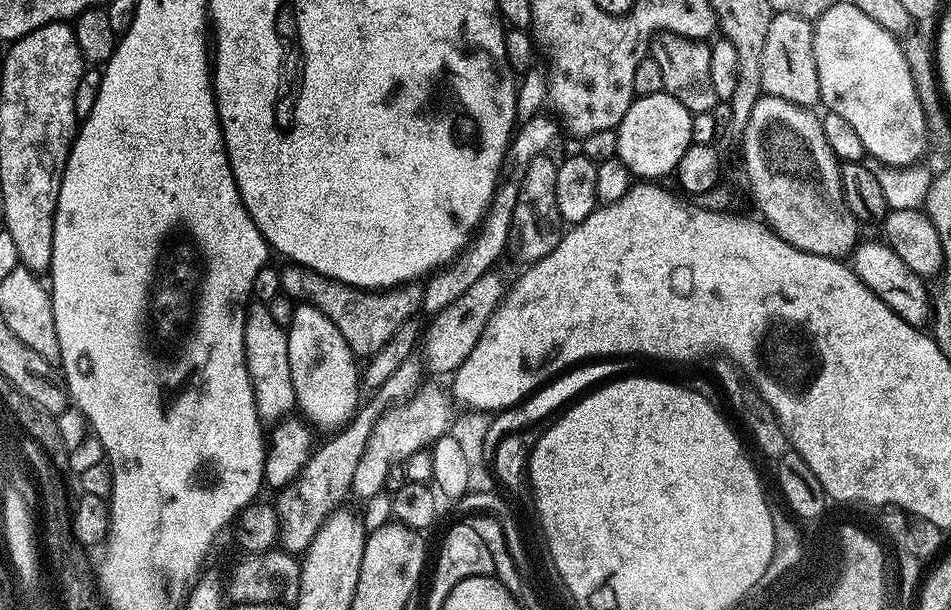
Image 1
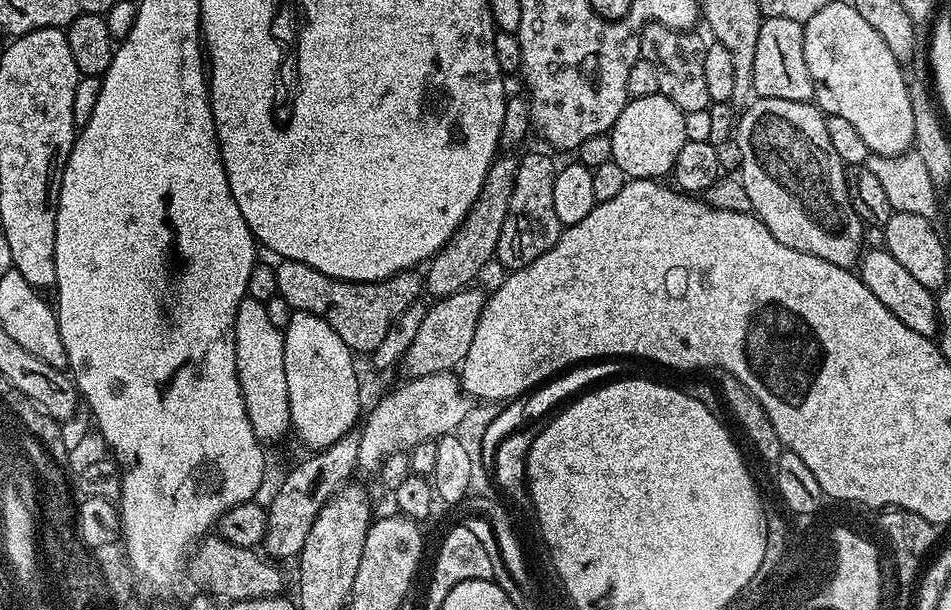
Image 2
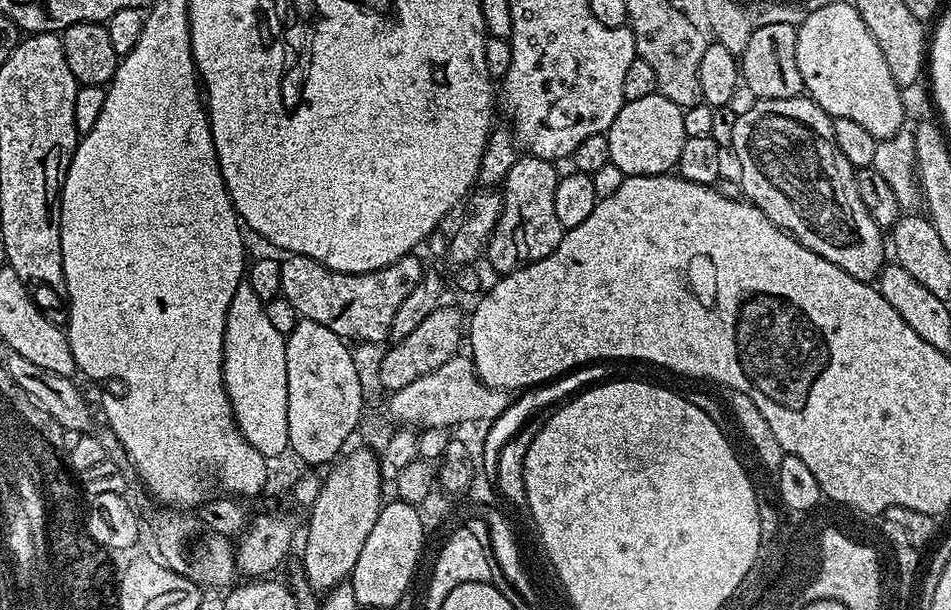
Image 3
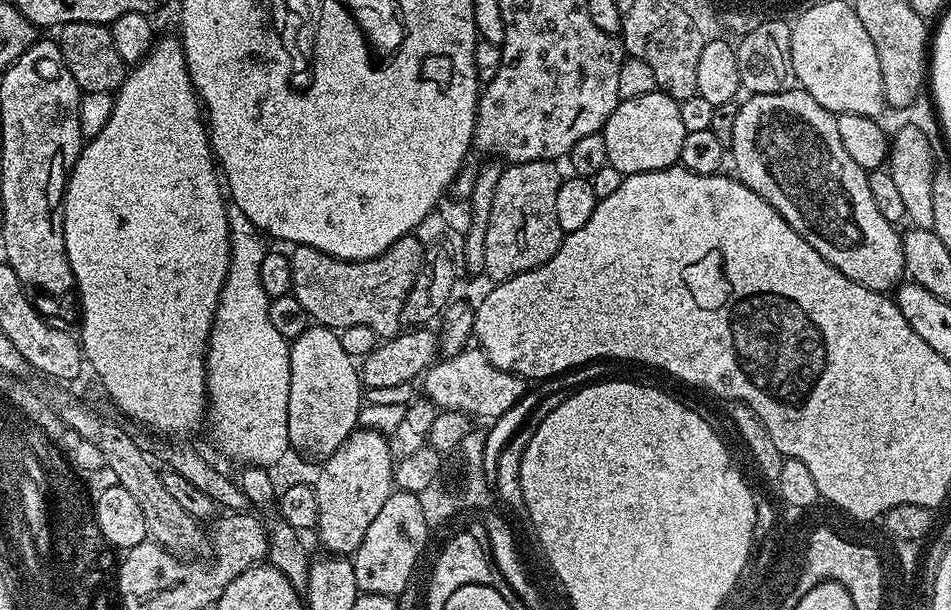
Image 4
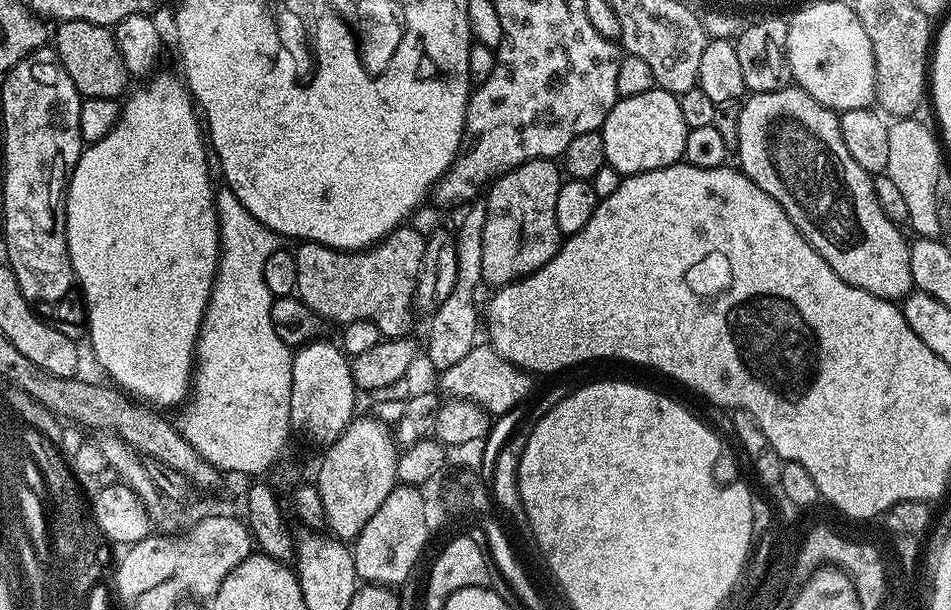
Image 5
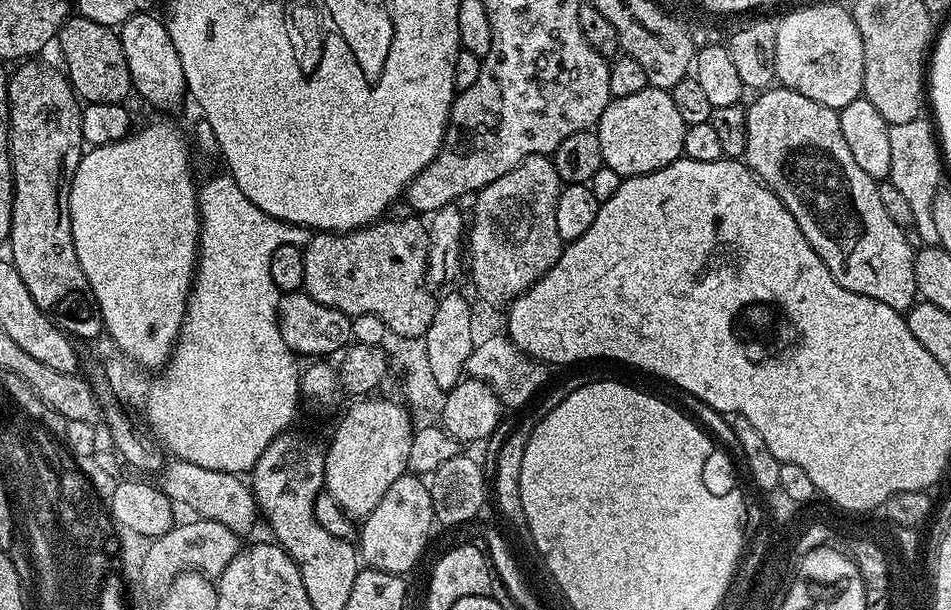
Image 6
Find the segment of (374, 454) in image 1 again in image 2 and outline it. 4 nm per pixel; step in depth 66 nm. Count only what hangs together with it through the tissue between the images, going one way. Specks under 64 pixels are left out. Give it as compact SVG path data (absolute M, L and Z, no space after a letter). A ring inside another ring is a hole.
M439 372L433 376L417 376L407 381L401 388L388 393L377 402L372 413L363 421L358 435L358 468L362 473L376 474L384 459L392 452L411 450L423 440L436 440L453 433L470 407L470 397L452 372Z

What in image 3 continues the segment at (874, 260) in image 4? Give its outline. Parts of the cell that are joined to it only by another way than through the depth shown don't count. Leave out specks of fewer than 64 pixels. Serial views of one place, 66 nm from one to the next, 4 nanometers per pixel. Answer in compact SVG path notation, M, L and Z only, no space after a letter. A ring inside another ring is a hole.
M804 94L795 96L794 98L756 100L752 102L752 105L745 112L741 111L736 117L731 151L733 153L736 152L736 164L740 167L740 184L744 187L745 192L743 192L743 195L758 210L762 210L762 214L766 214L766 218L770 218L770 222L774 222L780 228L783 228L784 231L792 235L802 246L814 250L814 254L826 258L826 262L834 262L834 266L846 270L846 274L850 274L854 278L865 282L872 282L879 277L880 269L886 263L886 257L884 257L884 252L886 256L886 236L880 227L876 225L874 218L870 218L870 210L866 210L866 202L862 202L862 194L858 194L856 169L853 168L850 162L846 162L846 154L842 154L842 150L838 150L838 146L834 143L832 121L833 117L824 112L822 106L818 106L811 98Z

